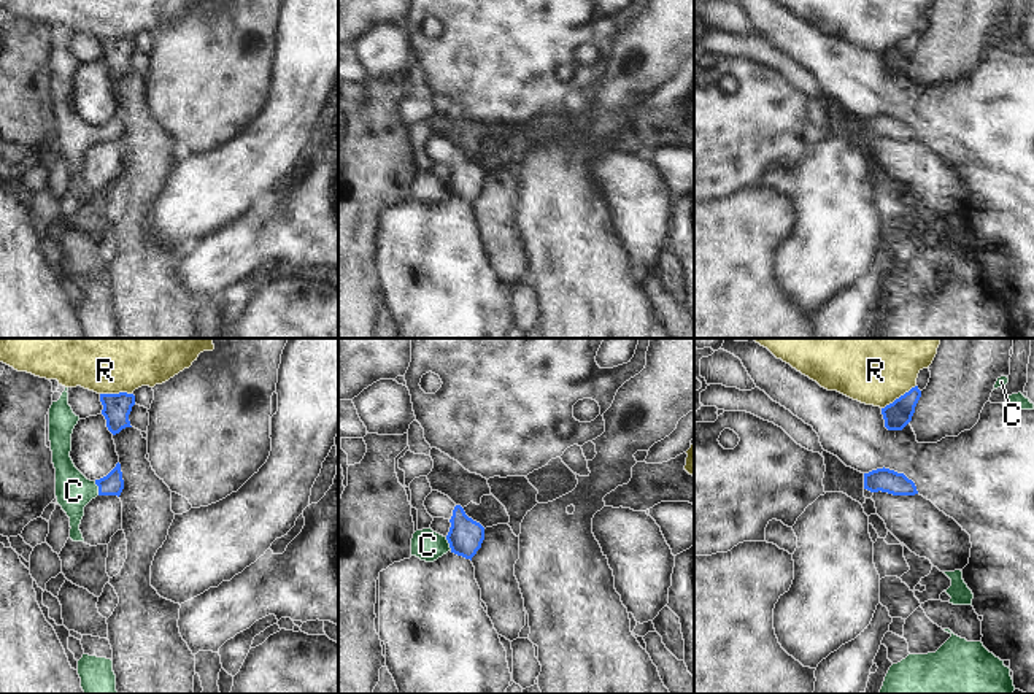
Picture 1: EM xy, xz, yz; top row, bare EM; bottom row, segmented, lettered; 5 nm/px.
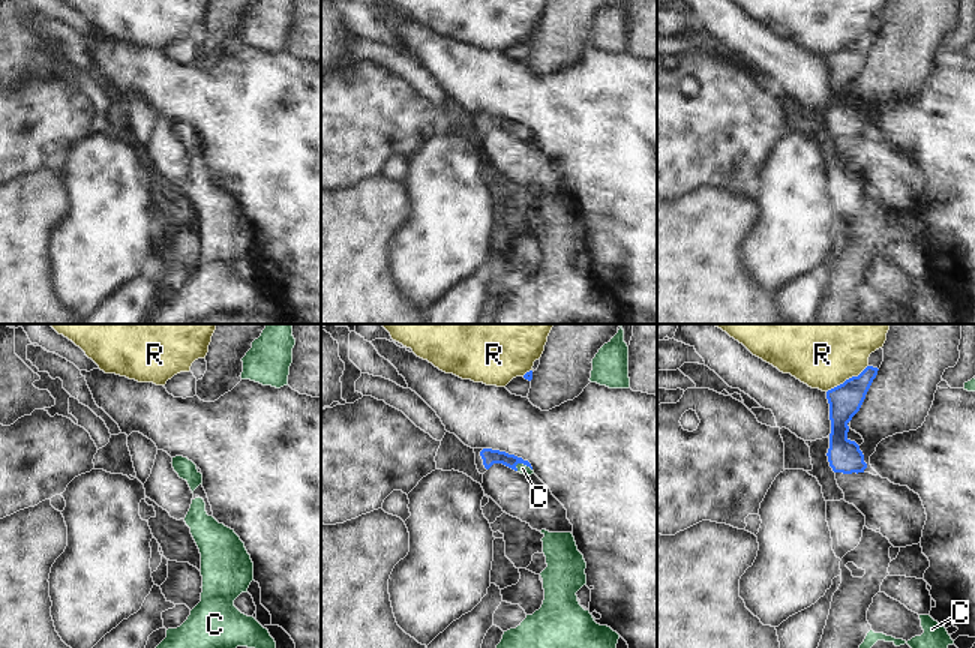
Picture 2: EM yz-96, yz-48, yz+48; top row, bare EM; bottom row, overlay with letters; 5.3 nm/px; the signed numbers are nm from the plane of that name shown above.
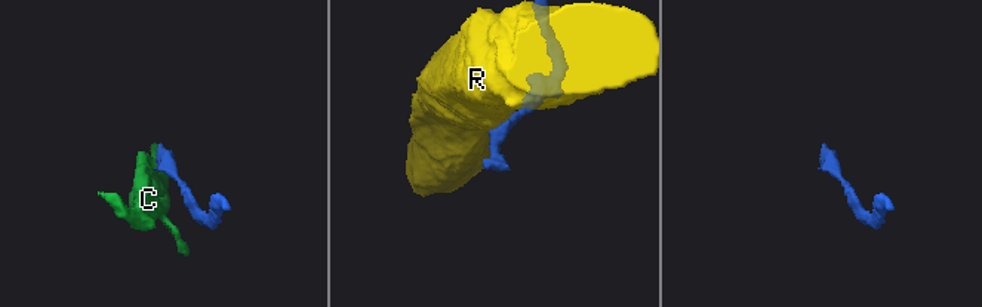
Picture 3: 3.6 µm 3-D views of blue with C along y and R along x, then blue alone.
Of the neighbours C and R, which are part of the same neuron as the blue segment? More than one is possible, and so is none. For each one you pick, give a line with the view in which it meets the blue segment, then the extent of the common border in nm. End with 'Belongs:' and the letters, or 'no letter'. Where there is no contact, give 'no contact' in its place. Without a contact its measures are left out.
C: xy | 80 nm
Belongs: C

